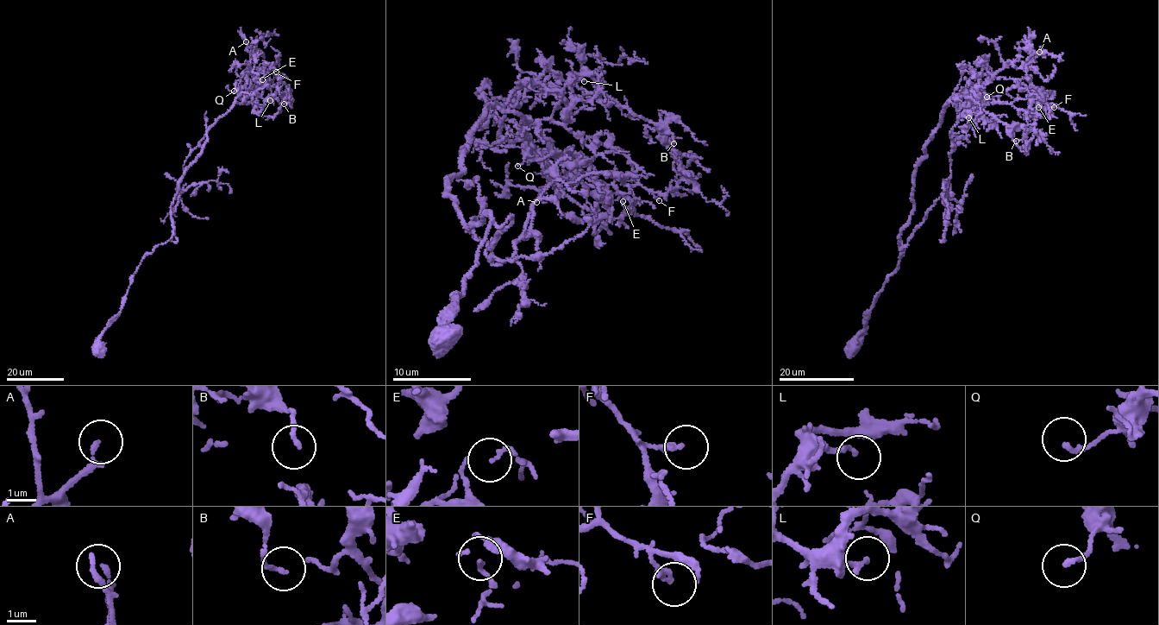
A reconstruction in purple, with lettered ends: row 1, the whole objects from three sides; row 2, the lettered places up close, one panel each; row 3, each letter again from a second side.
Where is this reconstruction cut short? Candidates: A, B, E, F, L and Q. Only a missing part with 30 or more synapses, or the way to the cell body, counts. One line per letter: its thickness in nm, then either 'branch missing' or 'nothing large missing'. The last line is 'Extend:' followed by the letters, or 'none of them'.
A: 150 nm | branch missing
B: 100 nm | nothing large missing
E: 90 nm | nothing large missing
F: 180 nm | nothing large missing
L: 150 nm | nothing large missing
Q: 140 nm | nothing large missing
Extend: A

